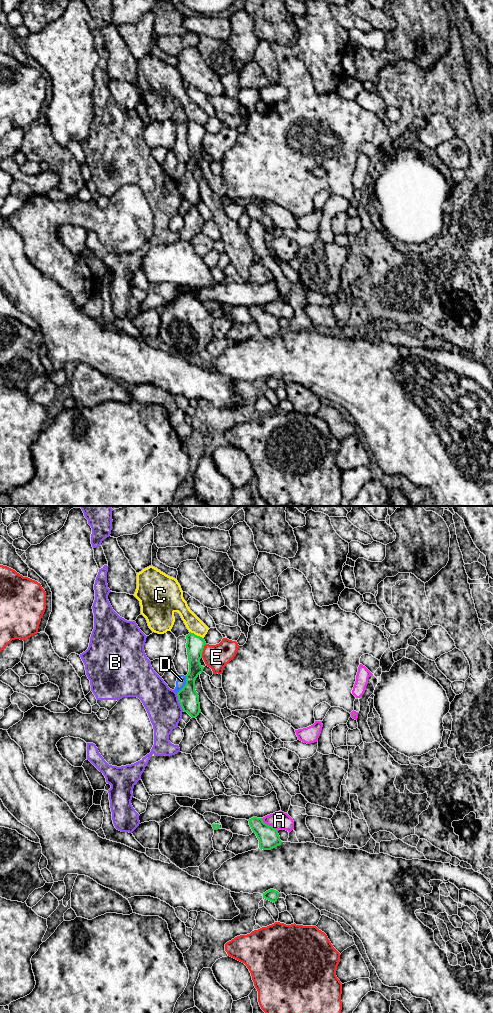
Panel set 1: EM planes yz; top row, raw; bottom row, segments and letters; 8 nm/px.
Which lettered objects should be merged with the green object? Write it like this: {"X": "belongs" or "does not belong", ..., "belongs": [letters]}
{"A": "does not belong", "B": "does not belong", "C": "does not belong", "D": "does not belong", "E": "does not belong", "belongs": []}

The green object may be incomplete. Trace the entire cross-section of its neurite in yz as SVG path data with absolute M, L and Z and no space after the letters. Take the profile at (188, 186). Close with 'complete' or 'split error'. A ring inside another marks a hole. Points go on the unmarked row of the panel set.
M189 121L186 123L187 143L189 149L189 160L186 163L185 174L177 181L179 191L184 200L187 200L192 206L196 206L200 201L199 184L195 178L195 168L204 155L200 152L202 140L206 130L204 126Z | complete

